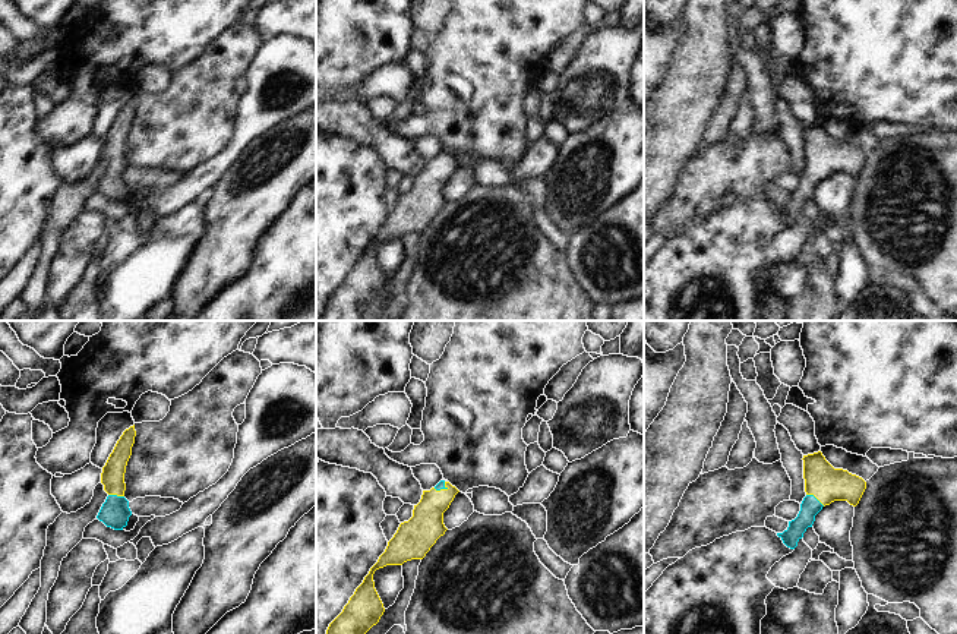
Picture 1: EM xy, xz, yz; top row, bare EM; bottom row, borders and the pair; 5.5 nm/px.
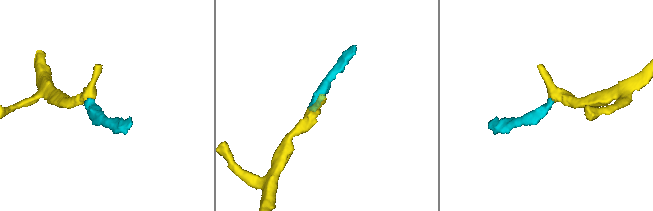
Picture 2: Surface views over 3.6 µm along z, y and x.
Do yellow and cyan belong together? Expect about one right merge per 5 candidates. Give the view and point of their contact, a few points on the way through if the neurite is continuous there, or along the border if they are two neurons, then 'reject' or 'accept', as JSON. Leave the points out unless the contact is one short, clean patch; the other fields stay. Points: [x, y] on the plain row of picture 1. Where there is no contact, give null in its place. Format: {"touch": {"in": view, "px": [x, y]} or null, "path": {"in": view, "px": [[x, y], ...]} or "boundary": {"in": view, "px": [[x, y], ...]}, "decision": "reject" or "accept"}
{"touch": {"in": "yz", "px": [815, 169]}, "path": {"in": "yz", "px": [[827, 155], [815, 169], [809, 179]]}, "decision": "accept"}

